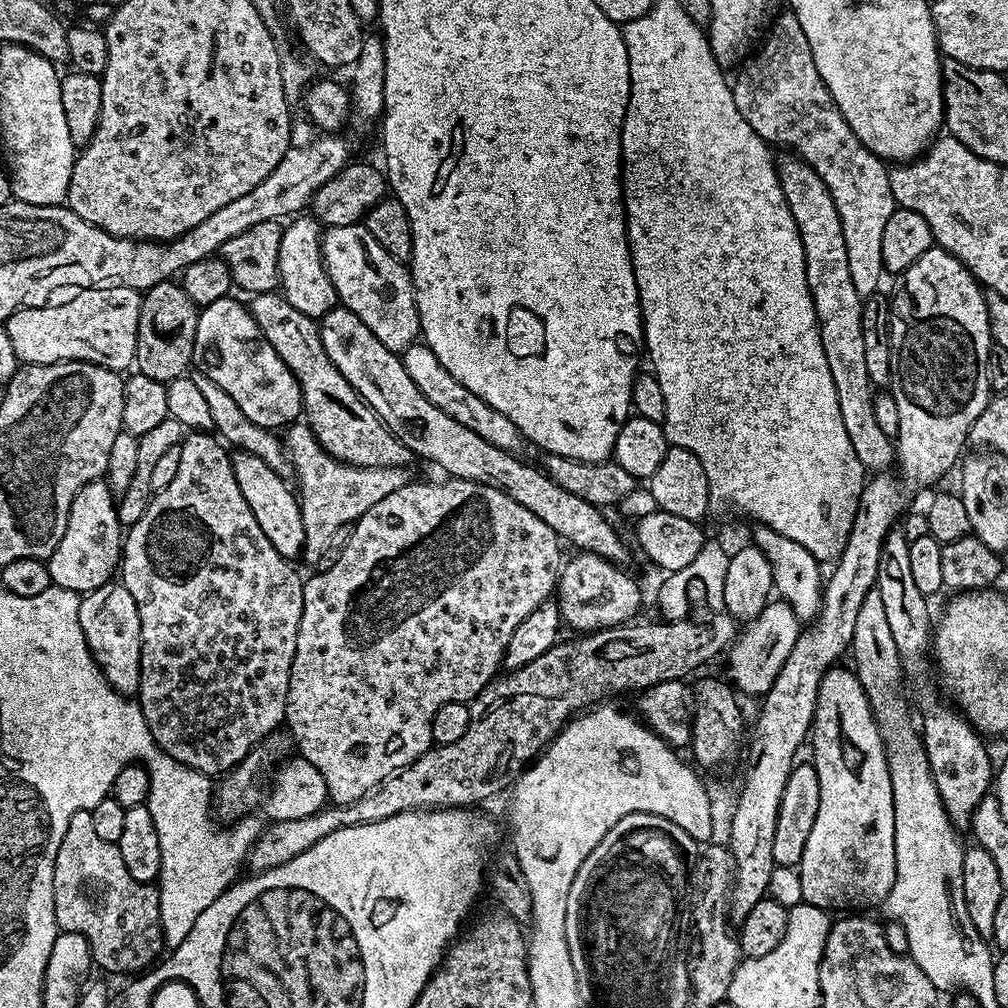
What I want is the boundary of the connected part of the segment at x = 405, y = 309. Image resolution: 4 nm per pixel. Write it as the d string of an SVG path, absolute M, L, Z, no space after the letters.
M363 223L325 227L320 237L320 249L330 282L334 282L337 301L358 314L358 318L366 322L370 334L374 334L382 346L391 352L403 354L409 346L417 343L420 315L412 273L401 261L386 254L378 242L374 242L374 234L370 234Z

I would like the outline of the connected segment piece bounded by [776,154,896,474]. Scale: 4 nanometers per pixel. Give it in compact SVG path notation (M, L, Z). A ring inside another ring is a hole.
M784 154L784 157L779 157L776 173L780 179L782 186L782 194L786 198L786 206L790 210L790 214L794 214L794 222L798 226L798 234L802 238L802 246L804 247L804 257L806 258L806 282L810 290L810 298L814 302L814 310L816 311L816 321L818 322L818 330L820 331L820 341L822 349L825 350L827 365L830 366L831 377L834 380L835 393L838 396L838 405L842 414L842 421L846 426L846 433L850 438L850 443L853 447L854 454L857 455L858 461L862 466L872 474L884 474L888 467L893 467L896 460L896 449L894 447L893 437L887 436L882 430L882 426L878 426L878 418L874 414L874 406L876 405L876 396L870 374L866 374L866 345L862 343L862 298L858 294L858 290L854 290L854 278L850 278L850 258L846 258L846 238L842 234L842 222L838 218L838 206L834 206L834 198L830 198L830 190L826 190L826 182L822 182L822 178L818 178L818 174L795 154Z

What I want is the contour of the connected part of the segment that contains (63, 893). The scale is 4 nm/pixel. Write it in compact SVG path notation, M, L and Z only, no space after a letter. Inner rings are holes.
M88 810L70 818L62 846L58 846L58 858L54 858L54 914L60 932L82 934L90 942L92 963L97 969L143 973L157 963L159 952L166 948L160 925L159 887L135 880L122 862L119 847L102 842L94 834Z

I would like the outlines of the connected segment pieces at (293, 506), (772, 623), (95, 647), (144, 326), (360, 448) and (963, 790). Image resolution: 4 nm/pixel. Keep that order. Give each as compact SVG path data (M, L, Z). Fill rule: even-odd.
M237 451L232 456L232 465L234 478L238 478L238 490L242 490L246 506L254 510L254 518L258 518L262 534L270 538L270 546L274 546L278 554L282 554L287 560L295 561L304 551L304 527L297 493L290 487L289 481L277 474L262 458L258 458L258 454Z
M781 598L769 599L759 614L747 621L748 628L737 635L730 651L727 653L727 679L741 693L748 696L763 697L772 686L782 670L783 663L790 658L790 650L794 650L794 642L798 642L802 631L802 621L794 614L787 601Z
M109 582L98 586L98 590L87 593L81 599L78 610L78 622L82 622L82 634L86 634L86 642L90 646L96 665L104 671L110 686L117 692L136 694L140 691L140 619L138 606L134 606L134 598L130 590L122 582Z
M164 281L147 289L140 301L138 346L135 347L137 372L165 384L172 381L196 356L199 308L177 281Z
M279 291L261 292L253 295L251 300L252 317L258 322L266 342L270 342L270 346L274 346L278 358L282 358L282 362L286 362L286 366L300 384L304 399L303 415L322 447L335 460L341 460L359 468L404 468L408 466L408 463L413 463L412 451L377 418L375 410L356 393L354 386L350 386L350 382L346 382L346 378L342 378L338 366L334 366L334 362L330 362L330 358L326 354L326 346L322 346L319 323L311 320L306 314L302 314L302 310L290 306L290 302Z
M924 696L920 704L924 707L922 739L934 786L938 786L938 794L954 827L971 829L975 811L994 788L994 760L992 764L992 756L984 745L985 737L951 703L943 704L936 696Z

